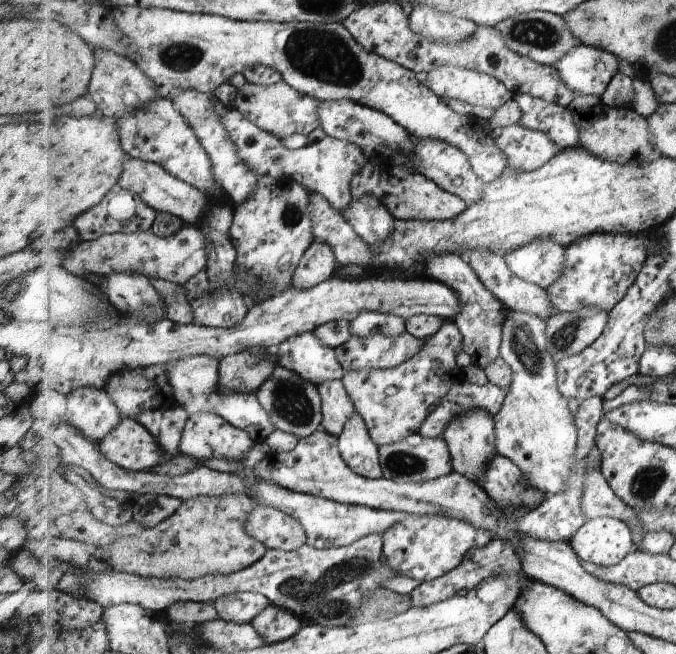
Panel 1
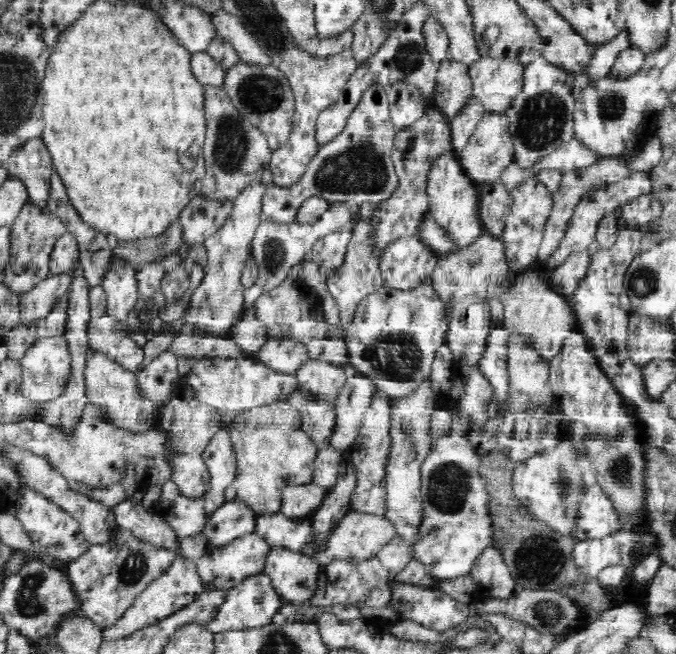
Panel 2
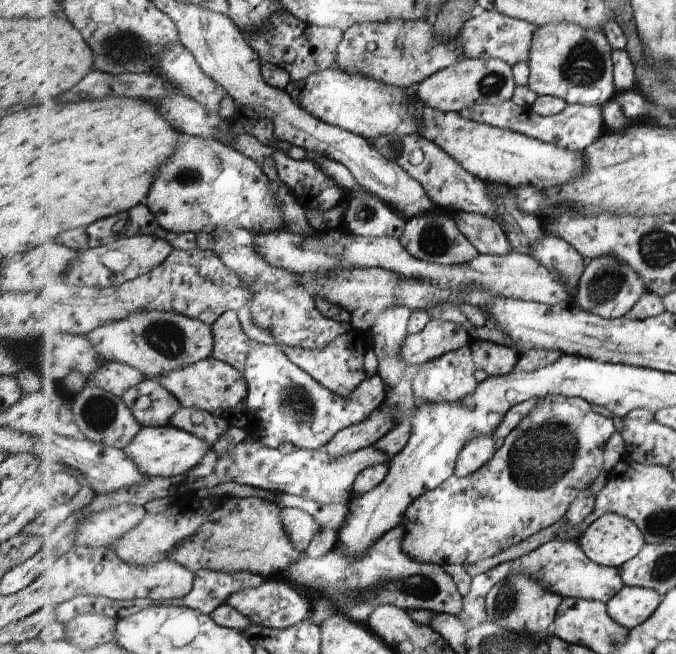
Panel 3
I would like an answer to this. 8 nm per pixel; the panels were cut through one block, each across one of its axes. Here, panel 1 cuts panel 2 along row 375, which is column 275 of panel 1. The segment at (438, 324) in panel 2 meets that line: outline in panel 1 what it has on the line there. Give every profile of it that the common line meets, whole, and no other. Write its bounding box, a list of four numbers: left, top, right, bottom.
[257,365,323,439]

